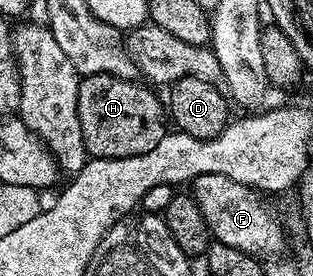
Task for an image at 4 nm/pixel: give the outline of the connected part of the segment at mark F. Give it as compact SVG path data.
M208 174L194 179L192 193L211 235L230 248L240 248L240 252L263 256L274 250L282 242L282 222L274 215L274 210L265 202L263 195L252 186L245 186L229 176Z

